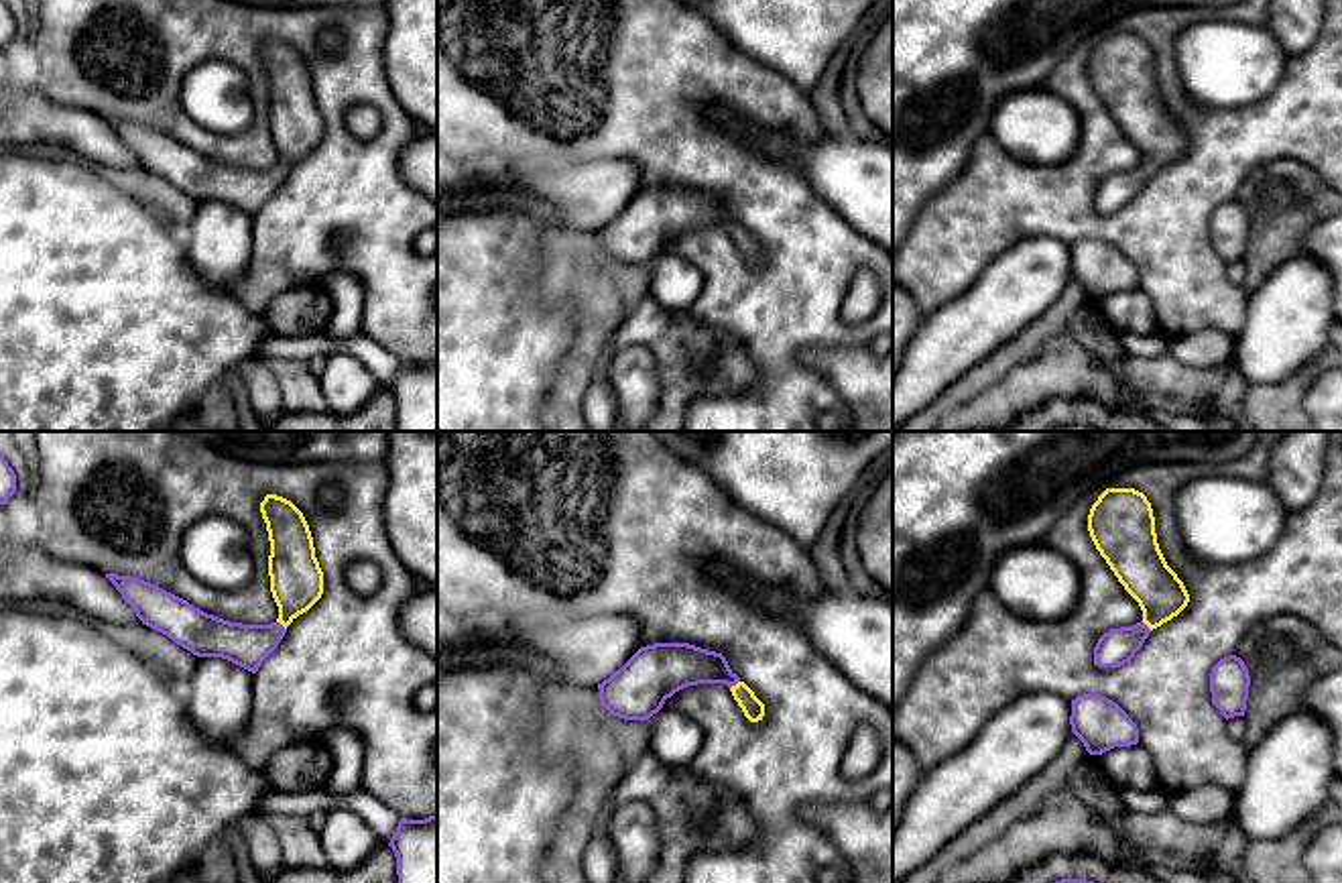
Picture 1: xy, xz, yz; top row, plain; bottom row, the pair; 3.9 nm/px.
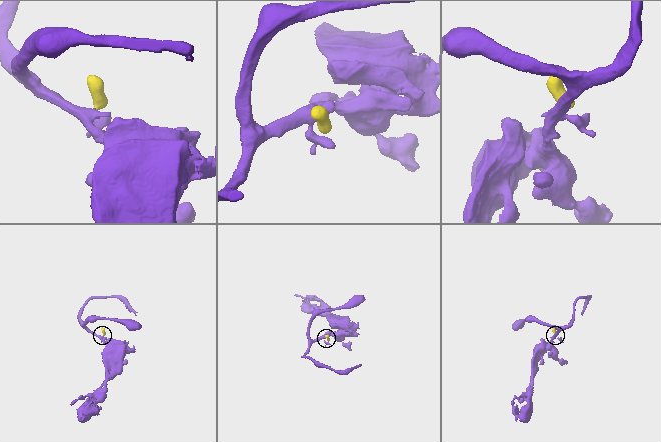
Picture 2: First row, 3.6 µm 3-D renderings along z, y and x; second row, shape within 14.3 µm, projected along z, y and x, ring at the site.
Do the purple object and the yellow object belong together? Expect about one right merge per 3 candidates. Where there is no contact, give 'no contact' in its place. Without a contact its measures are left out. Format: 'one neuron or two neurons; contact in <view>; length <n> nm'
one neuron; contact in xy; length 50 nm

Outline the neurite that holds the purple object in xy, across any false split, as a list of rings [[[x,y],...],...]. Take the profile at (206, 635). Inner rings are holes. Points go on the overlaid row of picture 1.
[[[277,494],[264,496],[260,513],[270,541],[270,592],[279,606],[279,619],[270,625],[218,619],[132,576],[106,574],[106,578],[142,625],[167,635],[197,657],[222,657],[256,673],[285,637],[287,627],[323,594],[323,572],[303,513]]]

